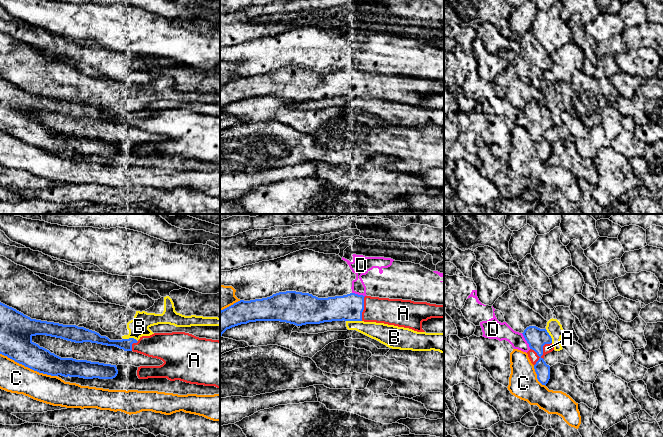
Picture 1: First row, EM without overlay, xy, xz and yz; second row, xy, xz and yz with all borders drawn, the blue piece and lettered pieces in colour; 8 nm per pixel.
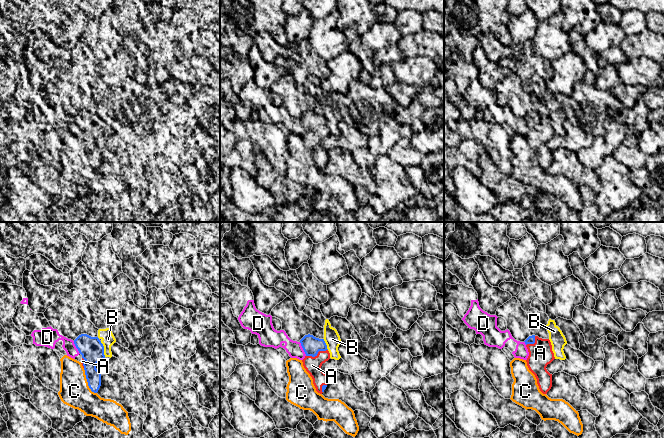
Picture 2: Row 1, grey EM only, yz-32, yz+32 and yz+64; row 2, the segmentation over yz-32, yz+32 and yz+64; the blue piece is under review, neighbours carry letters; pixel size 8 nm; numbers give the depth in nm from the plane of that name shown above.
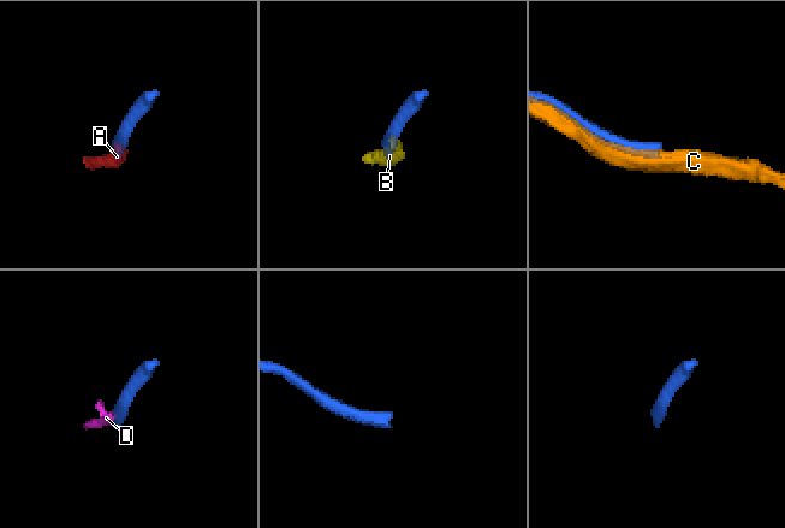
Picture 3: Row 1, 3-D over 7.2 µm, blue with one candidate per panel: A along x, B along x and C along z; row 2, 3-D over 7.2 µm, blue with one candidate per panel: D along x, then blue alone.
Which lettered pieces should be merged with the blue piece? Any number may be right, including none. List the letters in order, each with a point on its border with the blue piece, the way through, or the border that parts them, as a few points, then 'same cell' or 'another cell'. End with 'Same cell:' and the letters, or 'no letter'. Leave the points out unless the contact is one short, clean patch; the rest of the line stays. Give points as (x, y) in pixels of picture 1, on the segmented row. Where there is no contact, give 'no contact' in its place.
A: contact yz (542, 352); same cell
B: contact xz (354, 320); another cell
C: contact xy (28, 367); another cell
D: contact yz (526, 340); another cell
Same cell: A

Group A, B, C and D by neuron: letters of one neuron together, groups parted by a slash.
A / B / C / D

